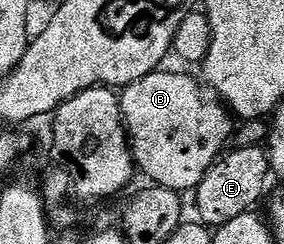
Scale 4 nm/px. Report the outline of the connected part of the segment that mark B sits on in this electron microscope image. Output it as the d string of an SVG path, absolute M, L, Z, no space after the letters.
M166 71L153 72L140 78L140 82L132 82L127 88L121 89L120 103L128 133L130 155L134 158L137 171L141 175L143 172L150 179L151 185L186 194L189 188L190 191L197 189L198 183L227 151L226 143L230 140L230 132L226 127L232 121L232 116L227 105L208 94L207 89L197 79L194 81L182 72Z

